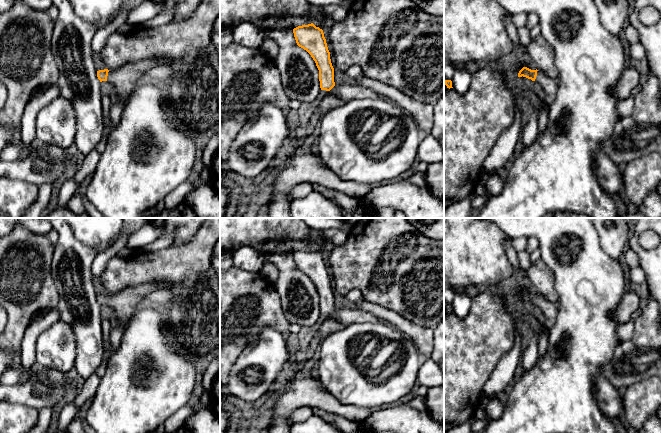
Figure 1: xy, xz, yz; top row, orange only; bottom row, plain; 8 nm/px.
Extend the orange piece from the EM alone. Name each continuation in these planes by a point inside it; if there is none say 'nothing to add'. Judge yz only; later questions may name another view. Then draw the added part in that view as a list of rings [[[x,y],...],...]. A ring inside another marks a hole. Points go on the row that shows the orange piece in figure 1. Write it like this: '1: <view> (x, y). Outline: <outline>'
1: yz (549, 85). Outline: [[[538,70],[535,81],[538,82],[544,90],[543,103],[549,106],[556,96],[558,80],[550,78],[544,72]]]

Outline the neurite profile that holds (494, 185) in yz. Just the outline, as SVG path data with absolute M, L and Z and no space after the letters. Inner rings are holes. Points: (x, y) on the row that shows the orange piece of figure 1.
M490 173L485 188L490 195L499 194L504 187L504 180L498 174Z

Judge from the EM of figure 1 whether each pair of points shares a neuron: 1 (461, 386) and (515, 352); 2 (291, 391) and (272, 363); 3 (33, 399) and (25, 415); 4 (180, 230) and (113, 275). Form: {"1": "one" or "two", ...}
{"1": "two", "2": "two", "3": "two", "4": "two"}

